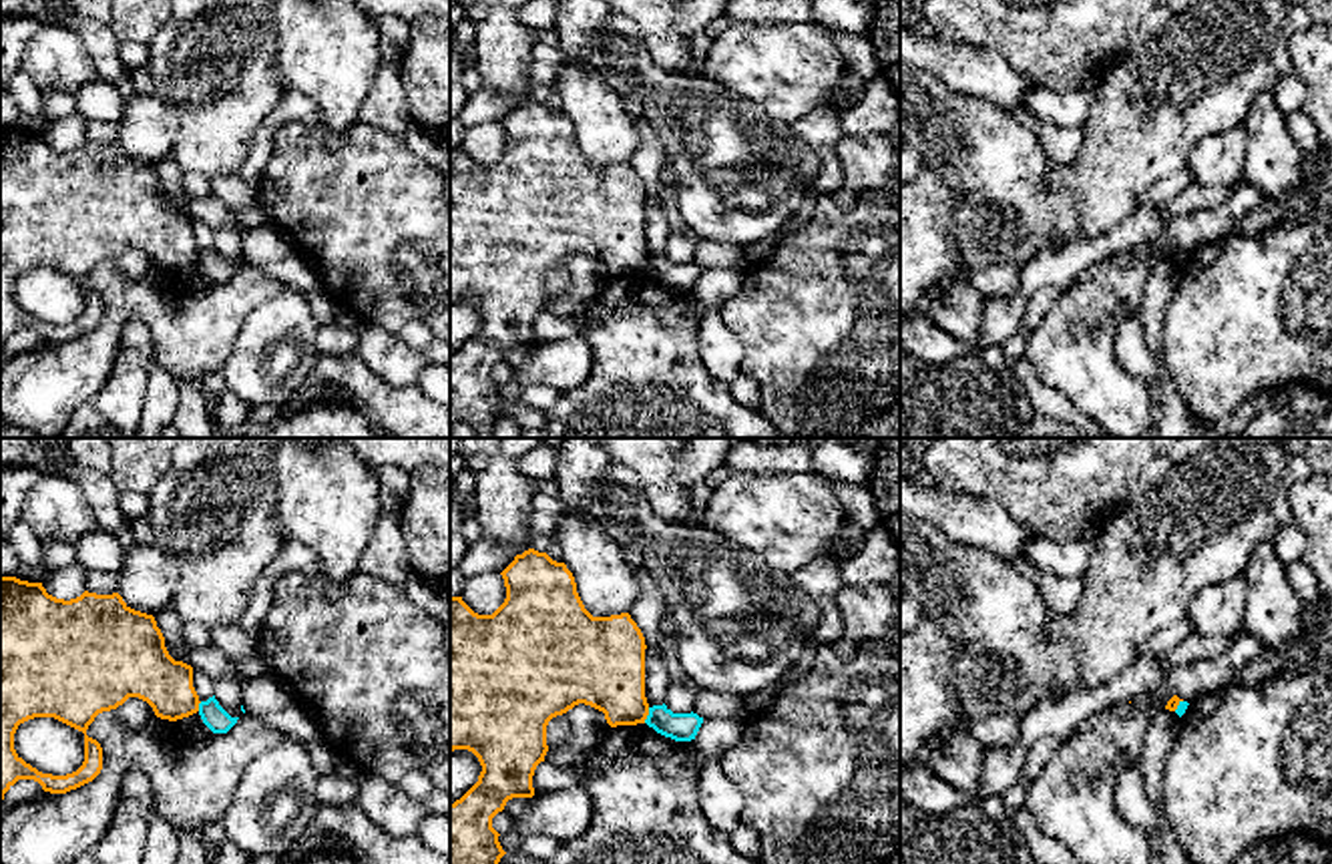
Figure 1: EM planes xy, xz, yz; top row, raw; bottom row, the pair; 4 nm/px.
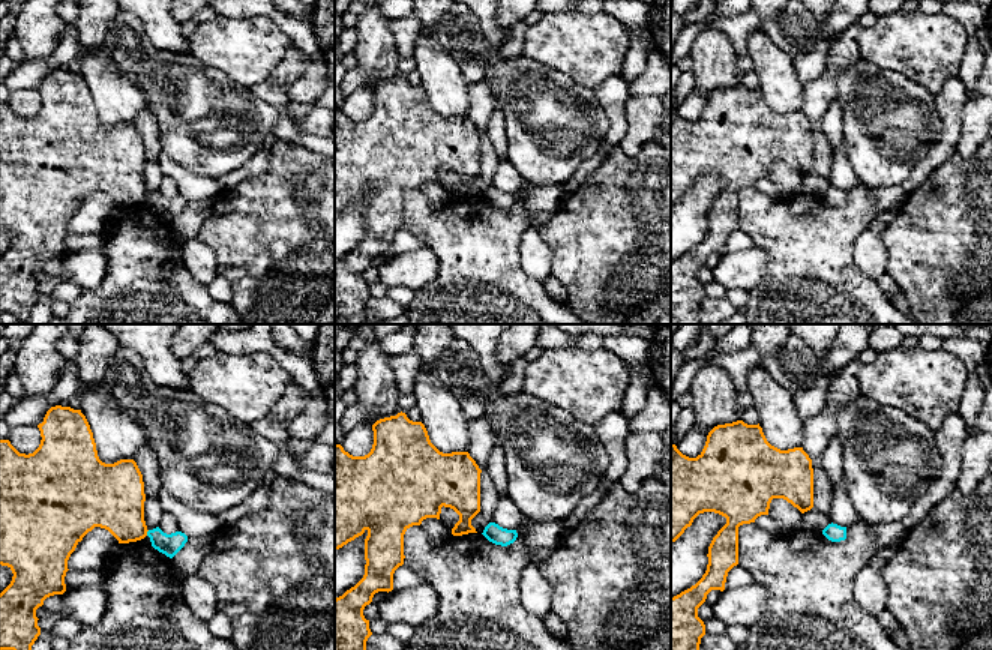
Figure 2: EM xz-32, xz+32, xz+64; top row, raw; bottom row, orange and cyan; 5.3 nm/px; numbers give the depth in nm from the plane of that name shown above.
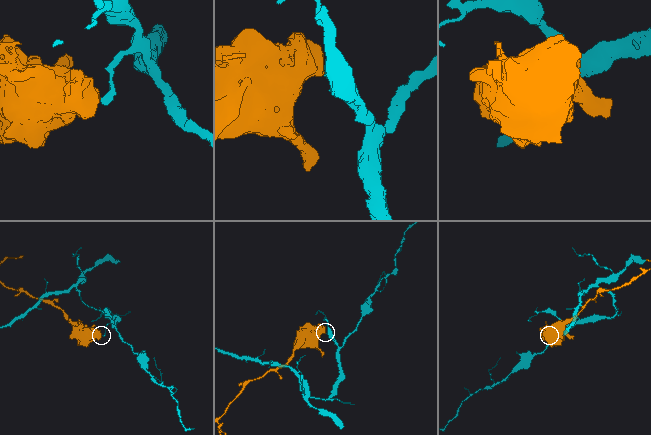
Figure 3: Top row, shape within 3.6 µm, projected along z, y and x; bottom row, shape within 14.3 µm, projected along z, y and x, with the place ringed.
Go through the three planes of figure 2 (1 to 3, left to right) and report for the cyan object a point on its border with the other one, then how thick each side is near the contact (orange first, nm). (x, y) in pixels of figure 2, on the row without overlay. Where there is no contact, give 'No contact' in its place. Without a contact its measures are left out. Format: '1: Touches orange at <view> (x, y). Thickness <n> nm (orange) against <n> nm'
1: Touches orange at xz-32 (146, 197). Thickness 320 nm (orange) against 110 nm
2: No contact
3: No contact

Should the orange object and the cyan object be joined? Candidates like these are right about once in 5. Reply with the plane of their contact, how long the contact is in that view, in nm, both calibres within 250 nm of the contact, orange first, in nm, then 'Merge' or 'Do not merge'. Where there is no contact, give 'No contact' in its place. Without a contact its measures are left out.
Touches orange in xz. Shared border 70 nm. Thickness 320 nm (orange) against 110 nm. Do not merge

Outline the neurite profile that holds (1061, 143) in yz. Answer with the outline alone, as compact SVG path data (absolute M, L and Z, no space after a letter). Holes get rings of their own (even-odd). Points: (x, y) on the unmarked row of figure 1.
M1013 109L1013 119L1029 129L1043 145L1047 157L1055 165L1075 163L1083 145L1083 127L1059 127L1049 121L1041 121L1029 111Z

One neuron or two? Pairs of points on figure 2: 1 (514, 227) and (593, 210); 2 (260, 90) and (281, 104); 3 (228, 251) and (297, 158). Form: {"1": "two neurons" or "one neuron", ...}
{"1": "two neurons", "2": "one neuron", "3": "one neuron"}

